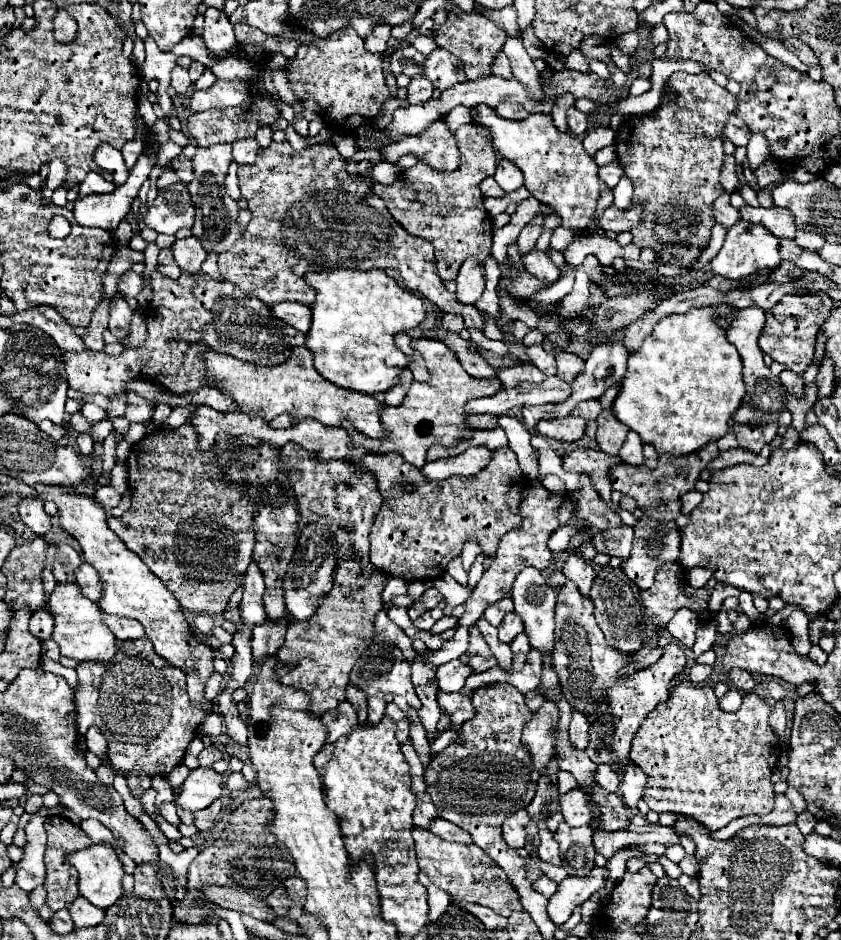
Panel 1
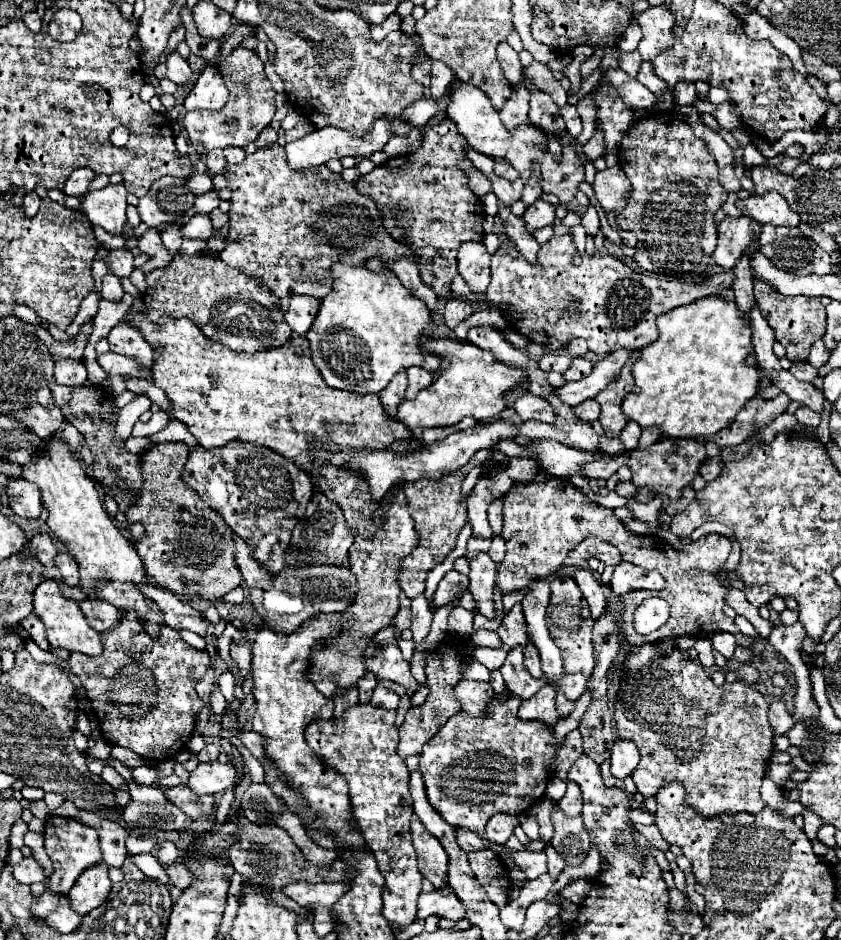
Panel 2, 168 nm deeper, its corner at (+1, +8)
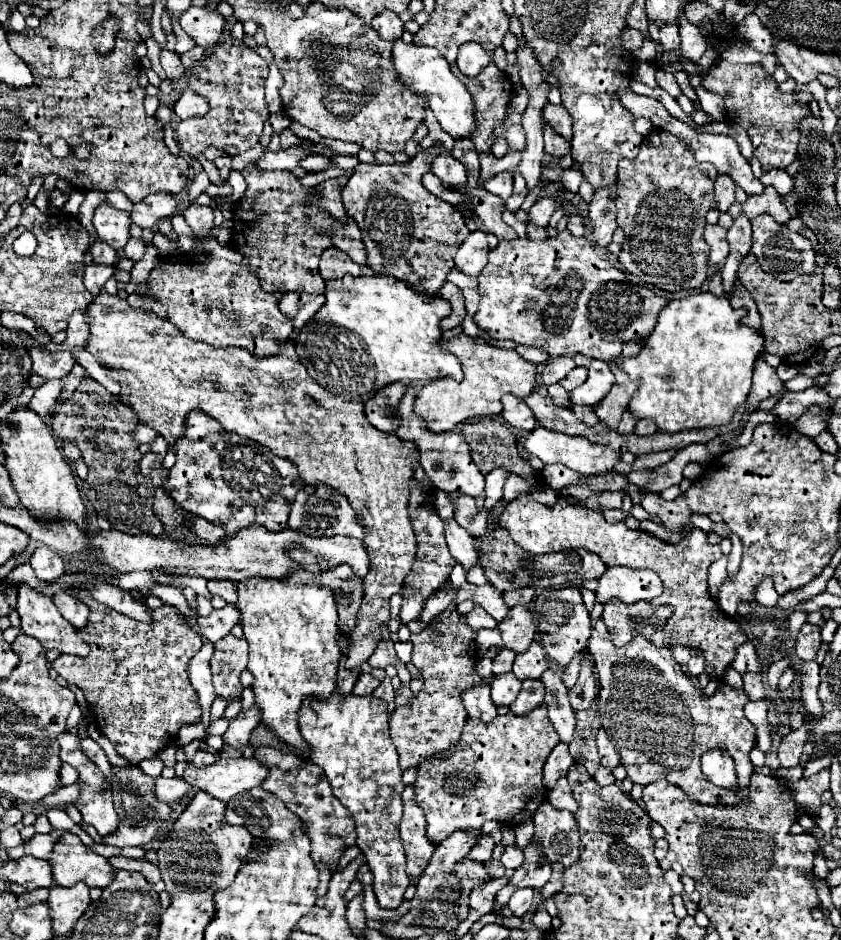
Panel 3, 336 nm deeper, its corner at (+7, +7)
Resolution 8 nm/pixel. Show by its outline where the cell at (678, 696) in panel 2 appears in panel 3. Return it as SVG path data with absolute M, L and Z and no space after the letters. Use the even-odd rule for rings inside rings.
M597 619L595 627L591 627L587 649L595 657L599 673L601 725L635 785L667 779L703 805L739 805L747 801L749 779L755 771L749 753L755 747L757 733L743 713L749 701L743 689L719 683L713 695L705 695L673 659L671 649L655 647L641 635L625 647L615 647L603 619ZM719 745L725 745L725 751L735 761L739 789L717 787L701 773L701 755L707 749L719 749Z

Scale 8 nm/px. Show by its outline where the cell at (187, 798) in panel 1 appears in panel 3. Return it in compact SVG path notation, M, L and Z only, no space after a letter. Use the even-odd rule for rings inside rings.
M221 759L207 767L189 765L183 773L183 779L191 787L225 803L231 797L257 787L265 777L267 767L255 759Z

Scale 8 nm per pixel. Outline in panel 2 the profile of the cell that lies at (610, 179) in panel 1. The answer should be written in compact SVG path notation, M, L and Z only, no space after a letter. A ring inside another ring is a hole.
M619 166L597 172L595 182L593 182L593 190L595 190L595 198L599 200L601 208L607 214L609 212L619 214L625 208L627 198L631 196L631 184Z

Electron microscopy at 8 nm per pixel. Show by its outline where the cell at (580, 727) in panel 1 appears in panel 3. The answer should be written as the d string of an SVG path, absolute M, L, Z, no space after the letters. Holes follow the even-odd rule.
M557 743L553 747L553 751L549 753L547 761L545 761L545 769L543 769L543 785L545 789L553 789L555 783L567 775L567 769L573 765L573 757L569 753L569 745L567 743Z

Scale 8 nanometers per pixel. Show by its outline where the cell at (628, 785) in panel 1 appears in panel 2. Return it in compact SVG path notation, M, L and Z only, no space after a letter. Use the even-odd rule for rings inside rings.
M615 740L613 750L611 750L611 774L617 780L623 780L627 776L631 776L631 772L637 768L639 764L639 752L637 746L629 740Z

